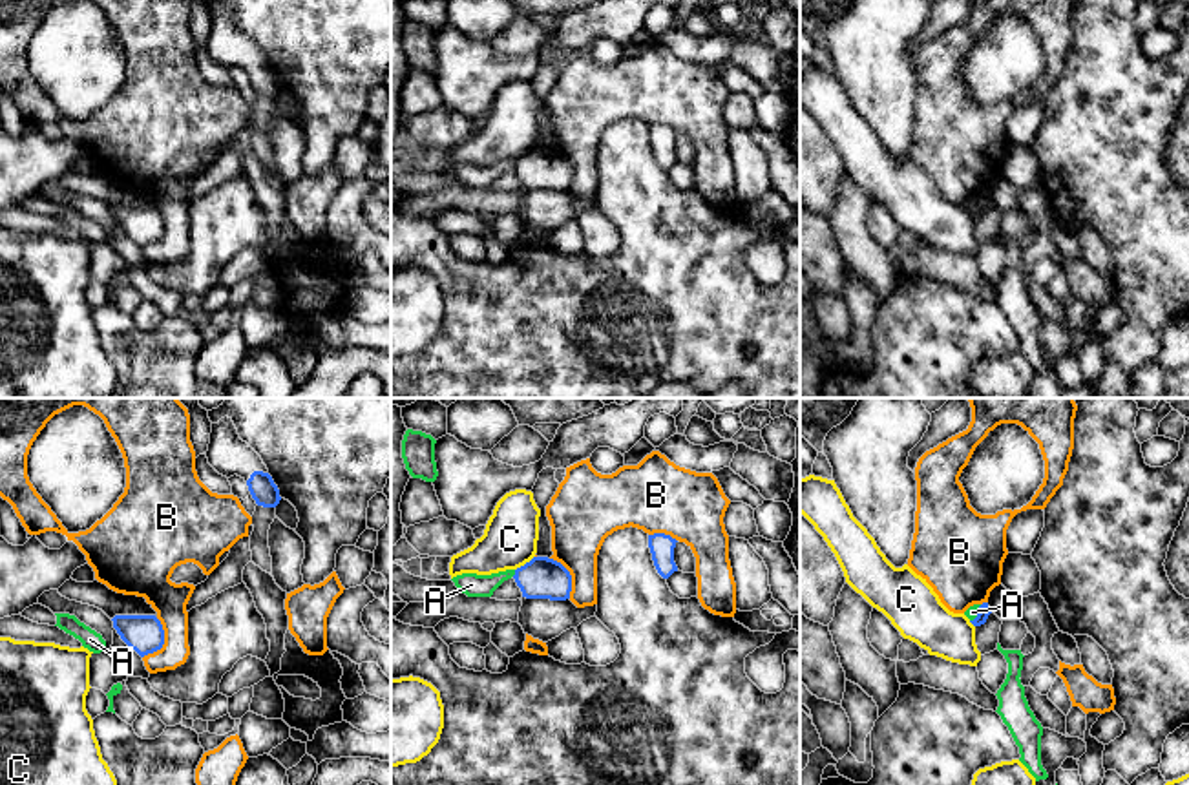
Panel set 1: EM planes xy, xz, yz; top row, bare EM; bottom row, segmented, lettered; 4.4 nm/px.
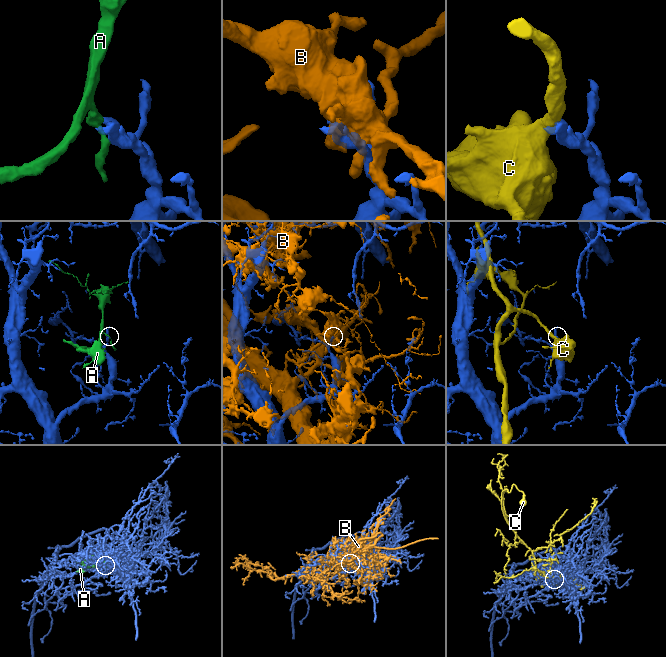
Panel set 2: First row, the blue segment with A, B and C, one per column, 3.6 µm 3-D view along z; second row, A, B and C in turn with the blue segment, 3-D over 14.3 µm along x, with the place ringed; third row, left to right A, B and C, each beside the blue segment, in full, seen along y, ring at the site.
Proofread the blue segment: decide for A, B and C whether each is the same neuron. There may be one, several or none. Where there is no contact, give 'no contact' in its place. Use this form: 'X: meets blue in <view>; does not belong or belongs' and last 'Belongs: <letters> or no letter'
A: meets blue in xz; does not belong
B: meets blue in xy; does not belong
C: meets blue in xz; does not belong
Belongs: no letter

